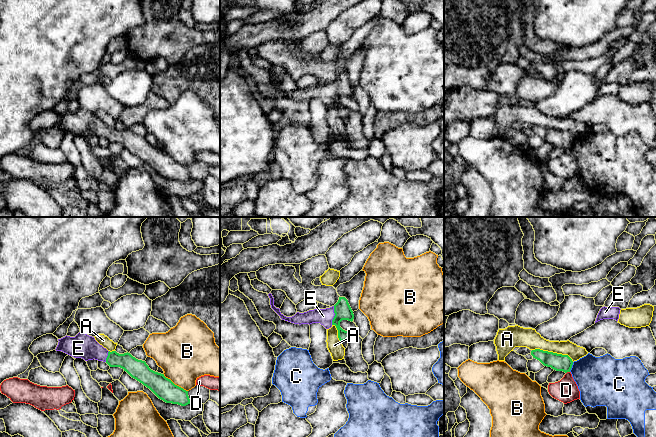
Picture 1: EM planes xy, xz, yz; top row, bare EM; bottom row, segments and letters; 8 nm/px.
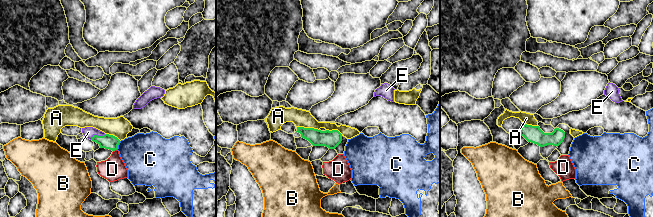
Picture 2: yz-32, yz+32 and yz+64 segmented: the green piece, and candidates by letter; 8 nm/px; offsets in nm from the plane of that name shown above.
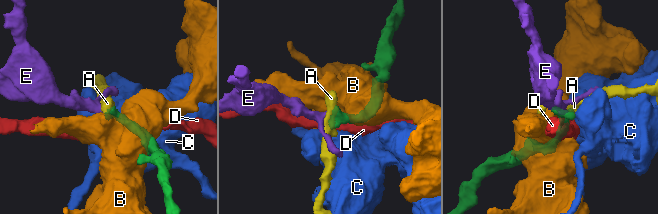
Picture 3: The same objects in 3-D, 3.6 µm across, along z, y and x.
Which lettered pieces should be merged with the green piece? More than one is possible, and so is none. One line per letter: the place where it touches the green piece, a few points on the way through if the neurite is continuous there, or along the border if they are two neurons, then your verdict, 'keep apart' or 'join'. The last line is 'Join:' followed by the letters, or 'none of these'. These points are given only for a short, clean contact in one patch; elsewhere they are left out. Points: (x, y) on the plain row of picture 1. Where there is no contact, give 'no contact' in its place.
A: contact yz (552, 128); border yz (532, 125), (566, 130), (573, 137); keep apart
B: contact xy (174, 160); keep apart
C: contact yz (571, 143); border yz (573, 138), (569, 147); keep apart
D: contact yz (567, 147); keep apart
E: contact xz (335, 91); way xz (342, 85), (335, 91), (323, 92); join
Join: E

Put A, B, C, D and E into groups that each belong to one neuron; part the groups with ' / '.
A / B / C / D / E

